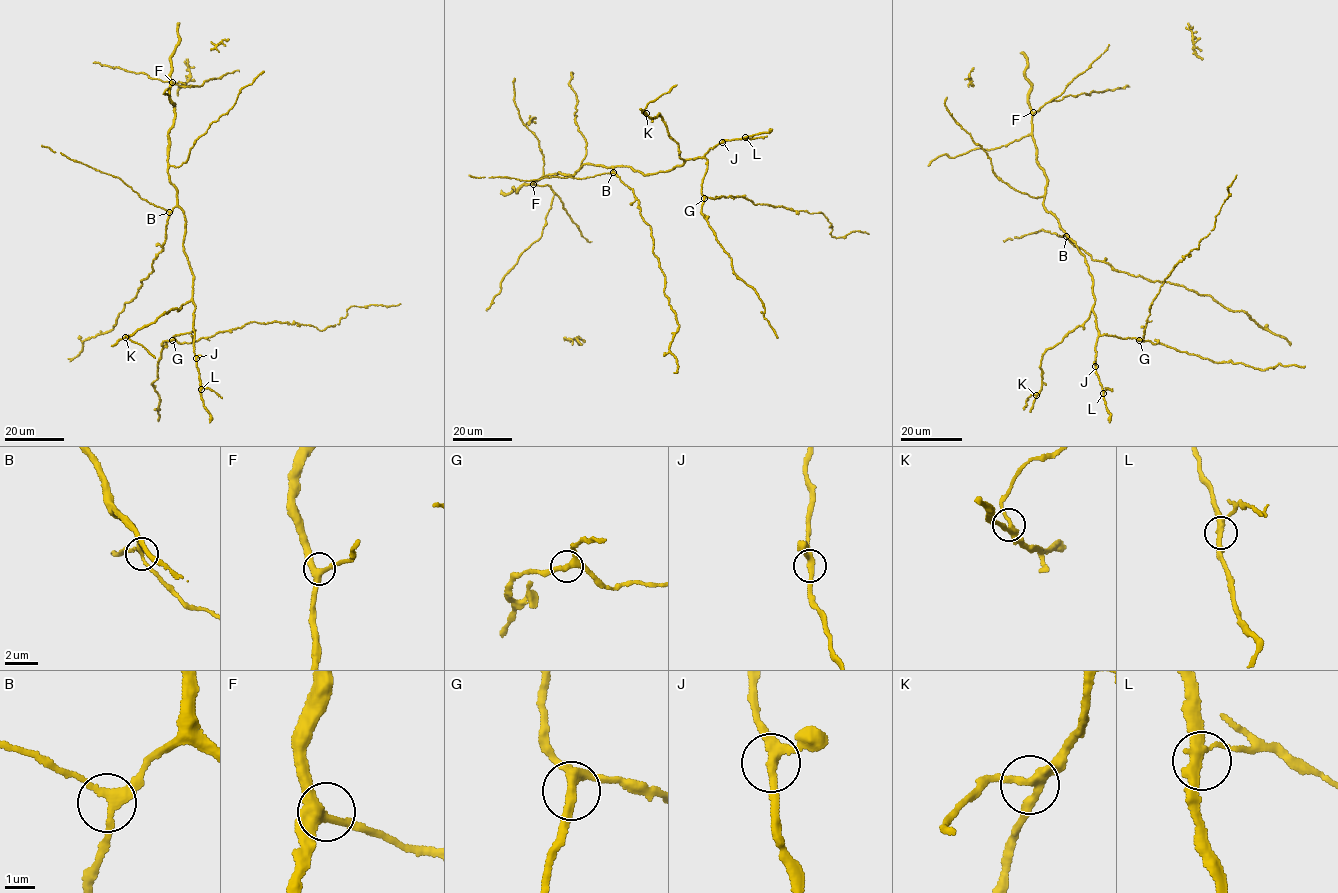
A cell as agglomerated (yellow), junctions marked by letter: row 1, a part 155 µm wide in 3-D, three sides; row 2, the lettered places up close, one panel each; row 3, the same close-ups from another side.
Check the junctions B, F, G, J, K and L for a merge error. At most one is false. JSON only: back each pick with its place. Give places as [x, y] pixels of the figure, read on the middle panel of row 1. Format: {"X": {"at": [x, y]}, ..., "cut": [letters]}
{"L": {"at": [745, 137]}, "cut": ["L"]}

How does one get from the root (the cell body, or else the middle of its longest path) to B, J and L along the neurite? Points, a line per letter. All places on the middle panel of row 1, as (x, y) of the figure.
B: (652, 173), (644, 175), (620, 166), (613, 168), (613, 172)
J: (652, 173), (702, 157), (722, 142)
L: (652, 173), (702, 157), (726, 140), (745, 137)

